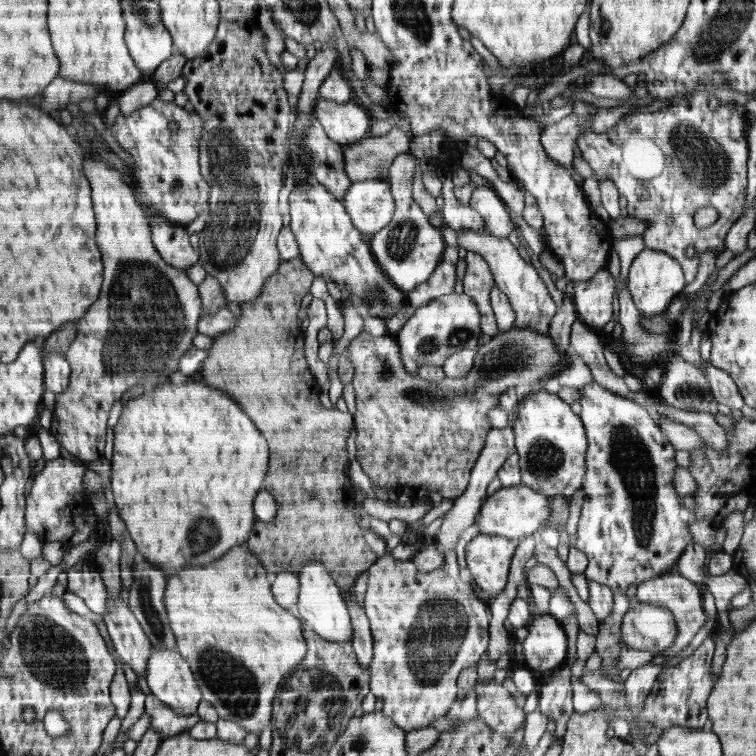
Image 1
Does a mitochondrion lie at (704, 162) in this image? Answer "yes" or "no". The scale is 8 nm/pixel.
yes

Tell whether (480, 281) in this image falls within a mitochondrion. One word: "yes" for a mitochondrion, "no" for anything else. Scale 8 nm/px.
no

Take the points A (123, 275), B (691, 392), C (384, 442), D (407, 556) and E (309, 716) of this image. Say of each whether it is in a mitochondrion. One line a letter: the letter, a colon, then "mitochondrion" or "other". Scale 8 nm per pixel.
A: mitochondrion
B: mitochondrion
C: other
D: other
E: mitochondrion

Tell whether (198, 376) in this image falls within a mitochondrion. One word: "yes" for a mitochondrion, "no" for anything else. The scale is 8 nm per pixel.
no

